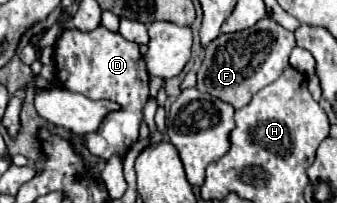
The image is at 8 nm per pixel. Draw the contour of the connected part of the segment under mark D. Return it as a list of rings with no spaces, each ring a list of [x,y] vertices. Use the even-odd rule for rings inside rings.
[[[100,26],[92,32],[80,32],[76,28],[62,30],[60,38],[54,44],[54,68],[60,88],[70,92],[80,92],[90,100],[112,100],[120,104],[120,110],[110,112],[104,118],[104,124],[96,132],[84,134],[84,146],[90,154],[110,160],[114,154],[124,156],[128,148],[138,140],[138,130],[142,124],[142,110],[148,100],[148,70],[146,62],[138,50],[138,44],[124,40],[118,32],[110,32]]]

